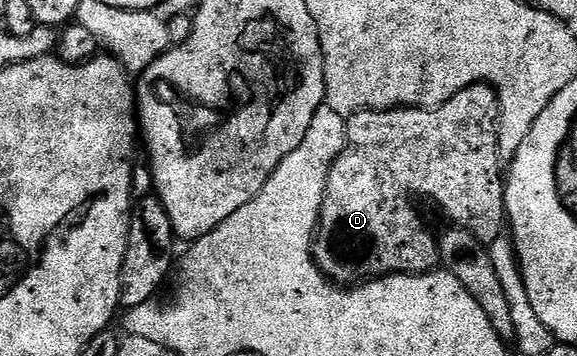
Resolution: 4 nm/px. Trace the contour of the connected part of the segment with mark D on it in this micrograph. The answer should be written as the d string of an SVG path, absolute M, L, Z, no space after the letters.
M490 84L463 88L439 108L368 110L355 112L346 121L345 150L331 167L313 241L315 262L328 280L340 286L358 286L381 276L432 271L439 264L439 245L436 237L427 233L411 201L414 196L432 200L454 227L471 232L485 245L504 235L507 203L503 197L505 176L499 173L499 96Z

